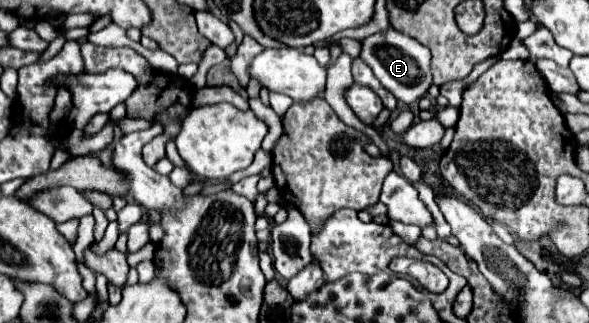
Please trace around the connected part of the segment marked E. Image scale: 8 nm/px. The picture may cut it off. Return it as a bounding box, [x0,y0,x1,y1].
[360,28,432,104]

